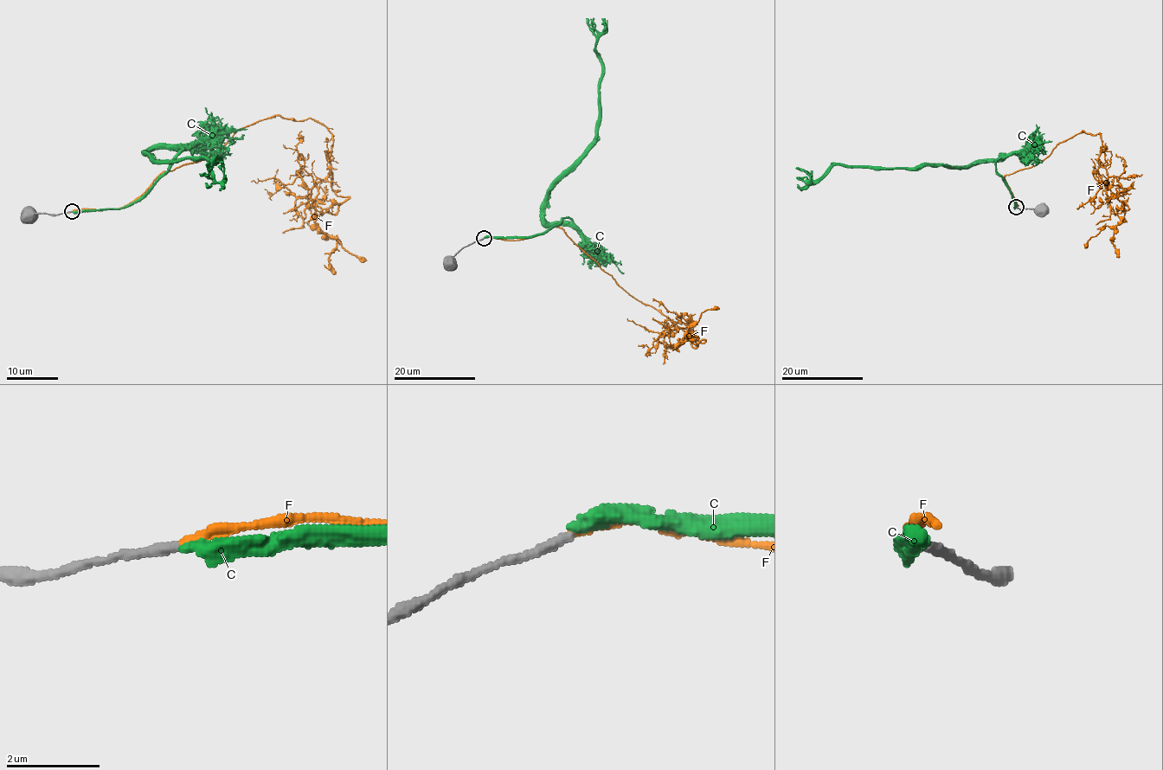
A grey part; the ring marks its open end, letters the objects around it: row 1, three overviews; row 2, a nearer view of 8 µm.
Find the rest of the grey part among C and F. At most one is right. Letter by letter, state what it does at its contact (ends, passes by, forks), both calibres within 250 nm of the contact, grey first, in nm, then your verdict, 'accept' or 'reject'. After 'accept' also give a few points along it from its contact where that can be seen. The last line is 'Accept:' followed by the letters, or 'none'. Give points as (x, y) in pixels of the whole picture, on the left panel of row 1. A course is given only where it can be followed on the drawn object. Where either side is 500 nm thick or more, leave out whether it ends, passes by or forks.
C: it ends there; 200 nm thick on the grey side, 320 nm on the other; reject
F: it ends there; 200 nm thick on the grey side, 200 nm on the other; accept; it runs (70, 211), (124, 207), (273, 115), (311, 118), (331, 134), (331, 187), (349, 198), (316, 221), (367, 260)
Accept: F

